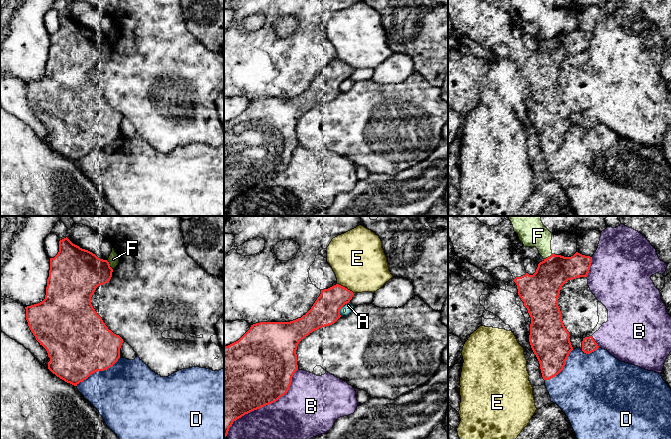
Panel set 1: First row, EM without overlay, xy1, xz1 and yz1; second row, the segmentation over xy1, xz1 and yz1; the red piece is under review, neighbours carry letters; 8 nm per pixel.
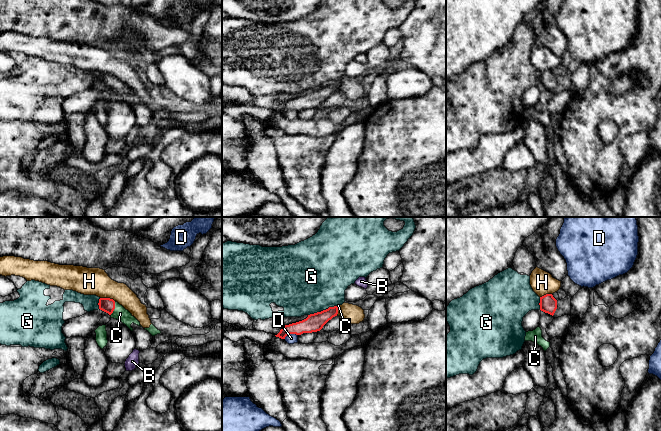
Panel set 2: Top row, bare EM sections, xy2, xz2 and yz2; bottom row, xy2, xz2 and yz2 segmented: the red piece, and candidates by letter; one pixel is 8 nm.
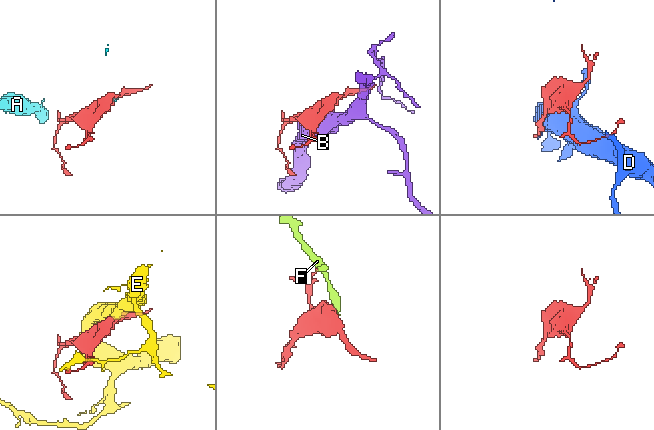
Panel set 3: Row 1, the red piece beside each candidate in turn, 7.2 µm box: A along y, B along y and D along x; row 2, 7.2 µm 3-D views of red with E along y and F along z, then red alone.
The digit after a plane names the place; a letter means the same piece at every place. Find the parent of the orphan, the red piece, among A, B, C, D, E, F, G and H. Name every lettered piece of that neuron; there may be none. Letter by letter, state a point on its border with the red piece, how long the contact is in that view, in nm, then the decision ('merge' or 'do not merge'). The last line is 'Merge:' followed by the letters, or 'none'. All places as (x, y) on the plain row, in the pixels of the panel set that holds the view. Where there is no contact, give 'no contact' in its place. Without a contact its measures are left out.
A: meets red in xz1 at (341, 83); contact 150 nm long; do not merge
B: meets red in xz1 at (264, 181); contact 800 nm long; do not merge
C: meets red in xy2 at (114, 84); contact 130 nm long; merge
D: meets red in xy1 at (98, 146); contact 420 nm long; do not merge
E: meets red in xz1 at (344, 63); contact 160 nm long; do not merge
F: meets red in xy1 at (109, 41); contact 90 nm long; do not merge
G: meets red in xz2 at (323, 86); contact 260 nm long; do not merge
H: meets red in xy2 at (107, 74); contact 120 nm long; do not merge
Merge: C

